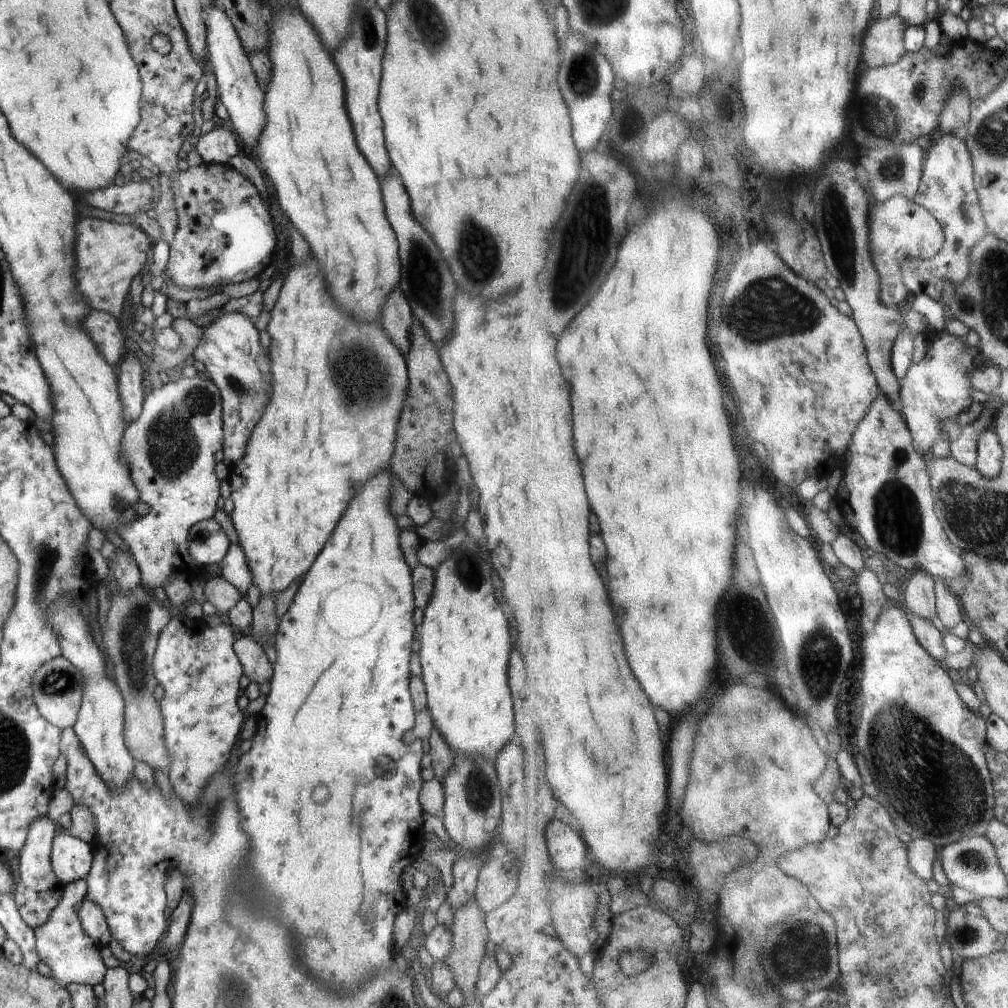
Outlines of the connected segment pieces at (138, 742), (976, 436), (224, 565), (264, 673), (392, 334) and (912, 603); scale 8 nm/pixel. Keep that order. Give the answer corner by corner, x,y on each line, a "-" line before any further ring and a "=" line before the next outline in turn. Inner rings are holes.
142,585
132,590
114,590
110,598
110,610
106,614
106,623
102,626
102,640
104,648
107,648
107,659
110,662
110,669
114,675
116,686
124,699
124,740
132,758
145,762
152,771
157,769
161,772
170,772
170,754
164,744
164,724
160,702
155,699
154,688
157,682
153,674
153,654
157,649
159,632
170,622
172,611
165,605
161,605
151,592
148,592
=
992,395
992,398
984,403
986,409
973,423
962,427
961,435
951,442
952,456
962,464
977,467
979,461
979,444
984,434
993,428
994,414
1005,404
1001,395
=
231,547
217,566
221,570
220,576
232,584
242,597
246,597
246,591
252,586
252,577
247,568
244,551
239,547
=
237,634
233,642
234,652
242,665
242,672
250,679
262,686
270,682
273,675
273,665
266,656
264,649
250,635
=
396,286
382,306
382,328
386,331
392,344
404,356
408,356
412,340
412,323
414,322
408,299
399,286
=
916,570
914,578
906,588
908,608
916,616
933,622
939,616
937,600
937,579
926,570

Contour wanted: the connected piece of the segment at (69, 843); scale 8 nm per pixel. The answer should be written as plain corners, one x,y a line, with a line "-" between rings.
65,831
54,837
51,865
60,884
66,885
86,878
93,854
88,842

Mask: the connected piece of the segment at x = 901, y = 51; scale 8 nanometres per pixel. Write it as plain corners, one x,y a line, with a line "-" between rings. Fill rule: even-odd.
901,15
890,20
878,19
868,30
864,44
864,60
872,68
898,64
908,54
905,38
909,26

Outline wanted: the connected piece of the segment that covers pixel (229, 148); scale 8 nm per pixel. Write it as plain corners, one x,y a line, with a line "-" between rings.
213,128
210,134
200,135
195,149
206,164
228,165
230,159
241,153
237,135
224,128

